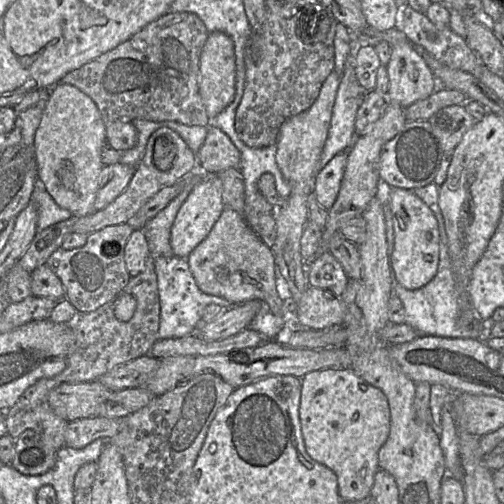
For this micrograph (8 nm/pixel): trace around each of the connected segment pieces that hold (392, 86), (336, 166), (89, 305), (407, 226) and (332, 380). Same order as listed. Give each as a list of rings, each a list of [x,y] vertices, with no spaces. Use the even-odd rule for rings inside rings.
[[[410,41],[391,46],[391,57],[386,68],[389,77],[387,99],[403,108],[429,97],[439,87]]]
[[[341,152],[335,155],[314,178],[316,199],[326,210],[329,210],[332,207],[337,198],[346,160],[347,152]]]
[[[127,223],[106,226],[88,234],[87,242],[83,246],[70,250],[59,247],[48,257],[45,264],[61,280],[66,292],[65,298],[75,307],[77,314],[93,312],[122,293],[131,277],[125,265],[124,250],[133,230]]]
[[[388,188],[388,204],[394,227],[394,247],[390,265],[399,284],[409,290],[428,284],[437,273],[440,235],[431,209],[414,193],[404,188]]]
[[[330,367],[309,372],[301,378],[299,419],[306,452],[314,461],[336,474],[341,500],[355,501],[370,495],[375,473],[379,469],[378,453],[390,433],[390,408],[385,394],[359,377],[350,367]]]

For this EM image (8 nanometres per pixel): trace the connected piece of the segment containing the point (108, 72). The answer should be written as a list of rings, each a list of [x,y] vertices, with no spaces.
[[[166,13],[117,47],[68,72],[57,83],[75,86],[89,96],[105,126],[137,118],[208,126],[210,119],[198,87],[200,55],[207,36],[196,14]]]

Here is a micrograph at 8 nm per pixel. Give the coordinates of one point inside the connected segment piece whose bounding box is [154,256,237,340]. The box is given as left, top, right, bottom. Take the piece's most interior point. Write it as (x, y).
(182, 303)

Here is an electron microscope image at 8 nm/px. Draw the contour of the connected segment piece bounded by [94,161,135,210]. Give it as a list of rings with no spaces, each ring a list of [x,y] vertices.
[[[123,164],[104,165],[99,176],[99,187],[94,202],[95,210],[101,210],[114,201],[127,187],[135,167]]]

